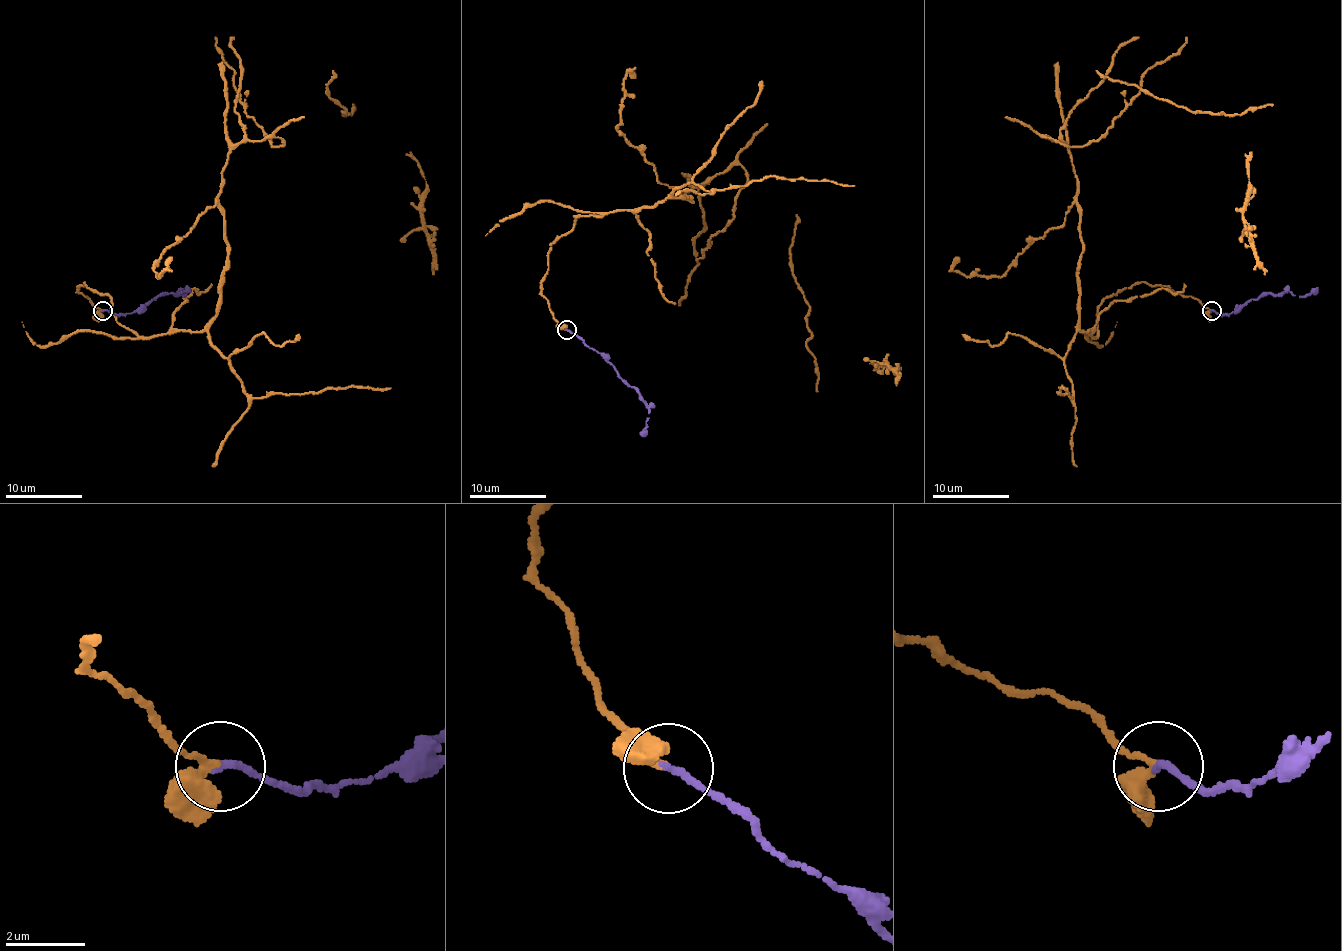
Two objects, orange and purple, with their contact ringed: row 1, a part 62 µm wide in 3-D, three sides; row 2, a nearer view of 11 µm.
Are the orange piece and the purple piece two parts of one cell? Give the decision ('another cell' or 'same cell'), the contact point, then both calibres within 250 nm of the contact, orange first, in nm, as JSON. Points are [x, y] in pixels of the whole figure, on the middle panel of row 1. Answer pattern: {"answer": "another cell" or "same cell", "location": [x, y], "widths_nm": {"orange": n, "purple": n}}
{"answer": "same cell", "location": [566, 330], "widths_nm": {"orange": 240, "purple": 180}}

